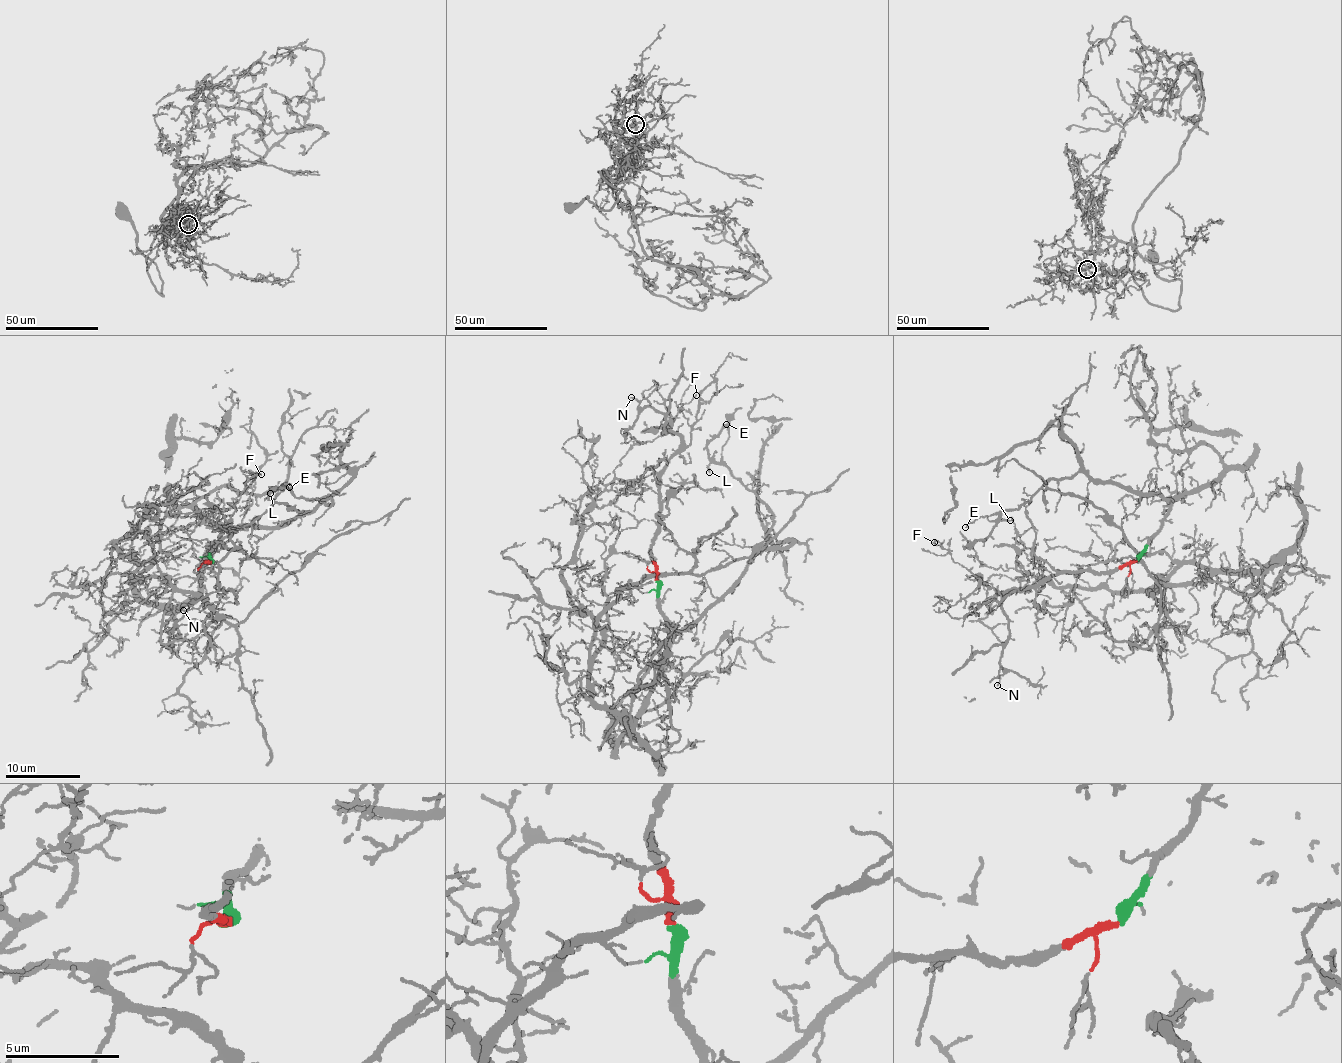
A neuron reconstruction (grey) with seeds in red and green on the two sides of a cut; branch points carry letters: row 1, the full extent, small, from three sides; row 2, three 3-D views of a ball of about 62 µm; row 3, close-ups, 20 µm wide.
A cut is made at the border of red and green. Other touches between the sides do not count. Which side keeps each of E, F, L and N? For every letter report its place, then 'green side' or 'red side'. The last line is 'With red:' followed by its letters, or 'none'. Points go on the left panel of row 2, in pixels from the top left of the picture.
E: (289, 487) | green side
F: (261, 474) | red side
L: (270, 493) | green side
N: (183, 610) | red side
With red: F, N

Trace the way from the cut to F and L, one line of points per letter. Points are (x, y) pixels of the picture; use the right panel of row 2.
F: (1136, 561), (1102, 572), (1060, 570), (1031, 586), (1002, 593), (979, 582), (942, 544), (933, 542)
L: (1138, 561), (1167, 508), (1168, 499), (1156, 491), (1137, 494), (1081, 473), (1052, 480), (999, 518), (1010, 520)

